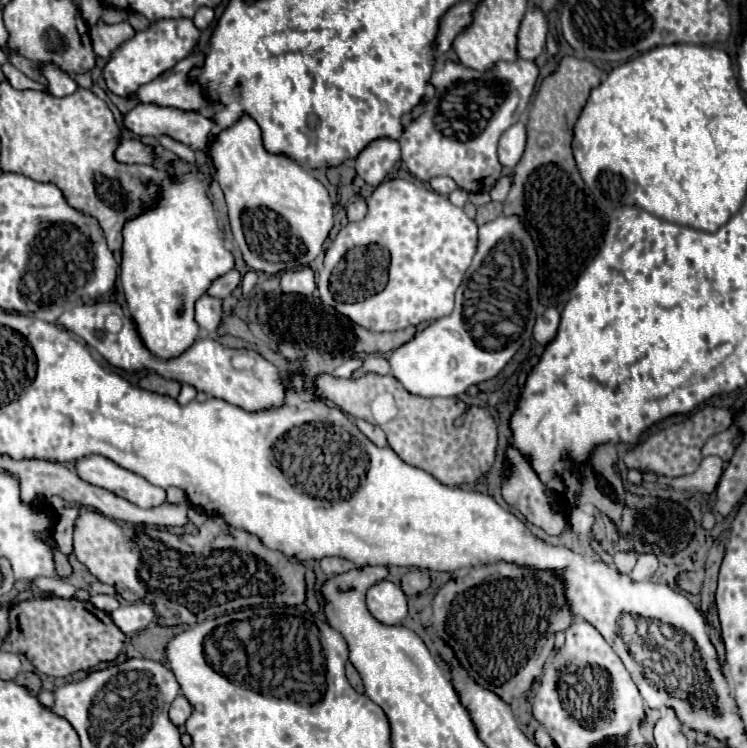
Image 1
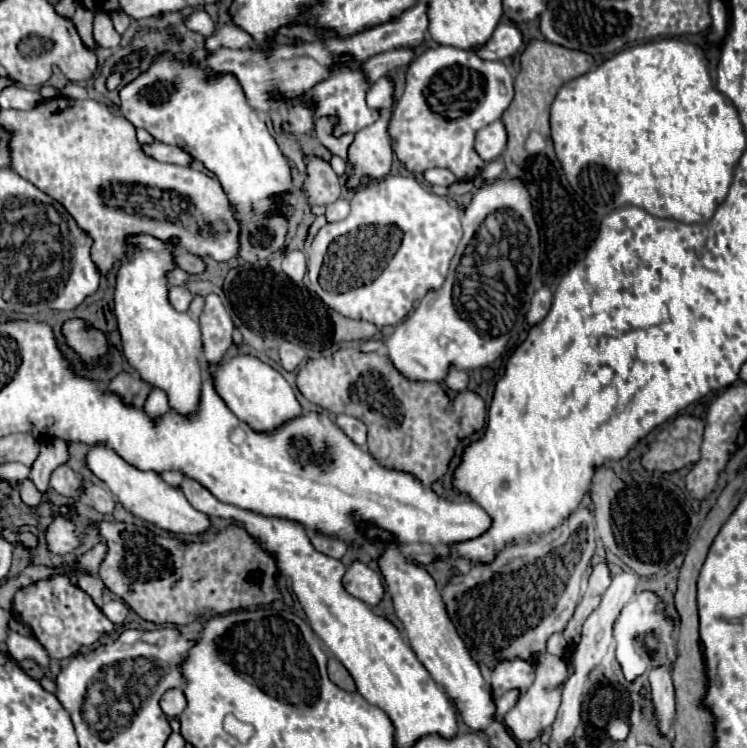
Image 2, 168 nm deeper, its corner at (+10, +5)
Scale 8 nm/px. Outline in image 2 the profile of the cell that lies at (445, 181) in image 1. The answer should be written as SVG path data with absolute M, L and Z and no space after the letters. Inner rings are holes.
M430 168L430 170L424 172L424 178L432 186L434 184L438 184L438 186L450 186L450 184L456 182L456 176L450 170L446 170L446 168Z

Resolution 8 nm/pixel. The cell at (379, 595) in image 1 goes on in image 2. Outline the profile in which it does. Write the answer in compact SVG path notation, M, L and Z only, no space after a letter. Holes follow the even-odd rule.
M354 562L344 574L344 588L368 606L378 606L384 596L382 576L362 562Z

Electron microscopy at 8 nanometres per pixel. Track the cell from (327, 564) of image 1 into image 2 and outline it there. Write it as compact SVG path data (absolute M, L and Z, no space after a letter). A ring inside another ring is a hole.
M312 530L308 532L308 538L310 538L312 546L318 552L322 552L322 554L326 554L330 558L342 558L346 554L346 550L348 550L348 546L342 540L336 540L336 538L330 538L330 536L322 536L322 534L312 532Z

